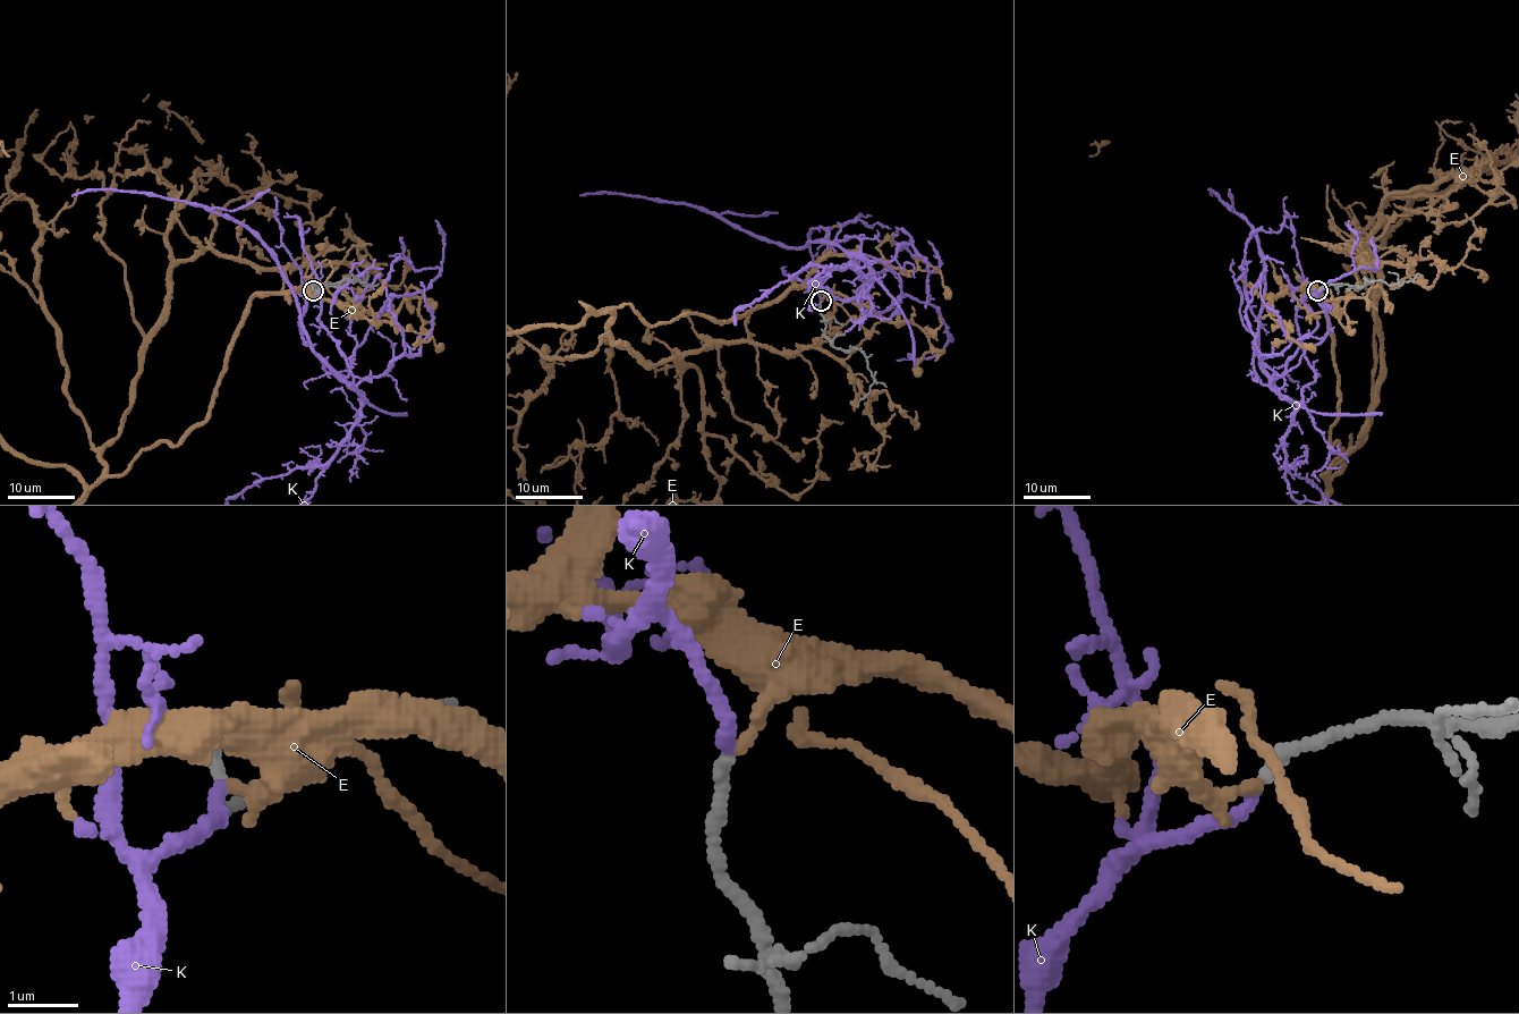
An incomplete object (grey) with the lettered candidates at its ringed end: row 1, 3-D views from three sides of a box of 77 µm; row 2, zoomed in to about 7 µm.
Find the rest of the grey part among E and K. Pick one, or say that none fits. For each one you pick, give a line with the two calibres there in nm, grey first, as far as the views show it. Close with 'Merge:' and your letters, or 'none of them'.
K: 180/180 nm
Merge: K

